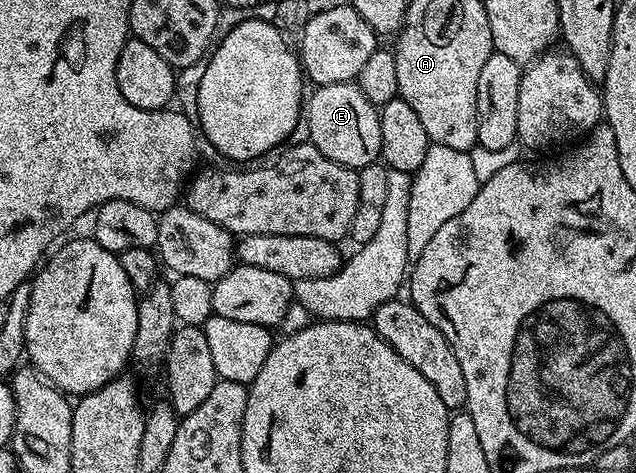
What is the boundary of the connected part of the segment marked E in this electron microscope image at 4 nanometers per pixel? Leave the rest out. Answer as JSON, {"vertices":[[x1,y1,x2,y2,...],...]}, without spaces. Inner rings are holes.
{"vertices":[[344,81,334,85,318,85,314,93,307,97,303,117,310,125,309,141,327,159,354,171,370,165,381,155,381,136,379,135,378,106,369,102,367,95,359,91,356,83]]}

